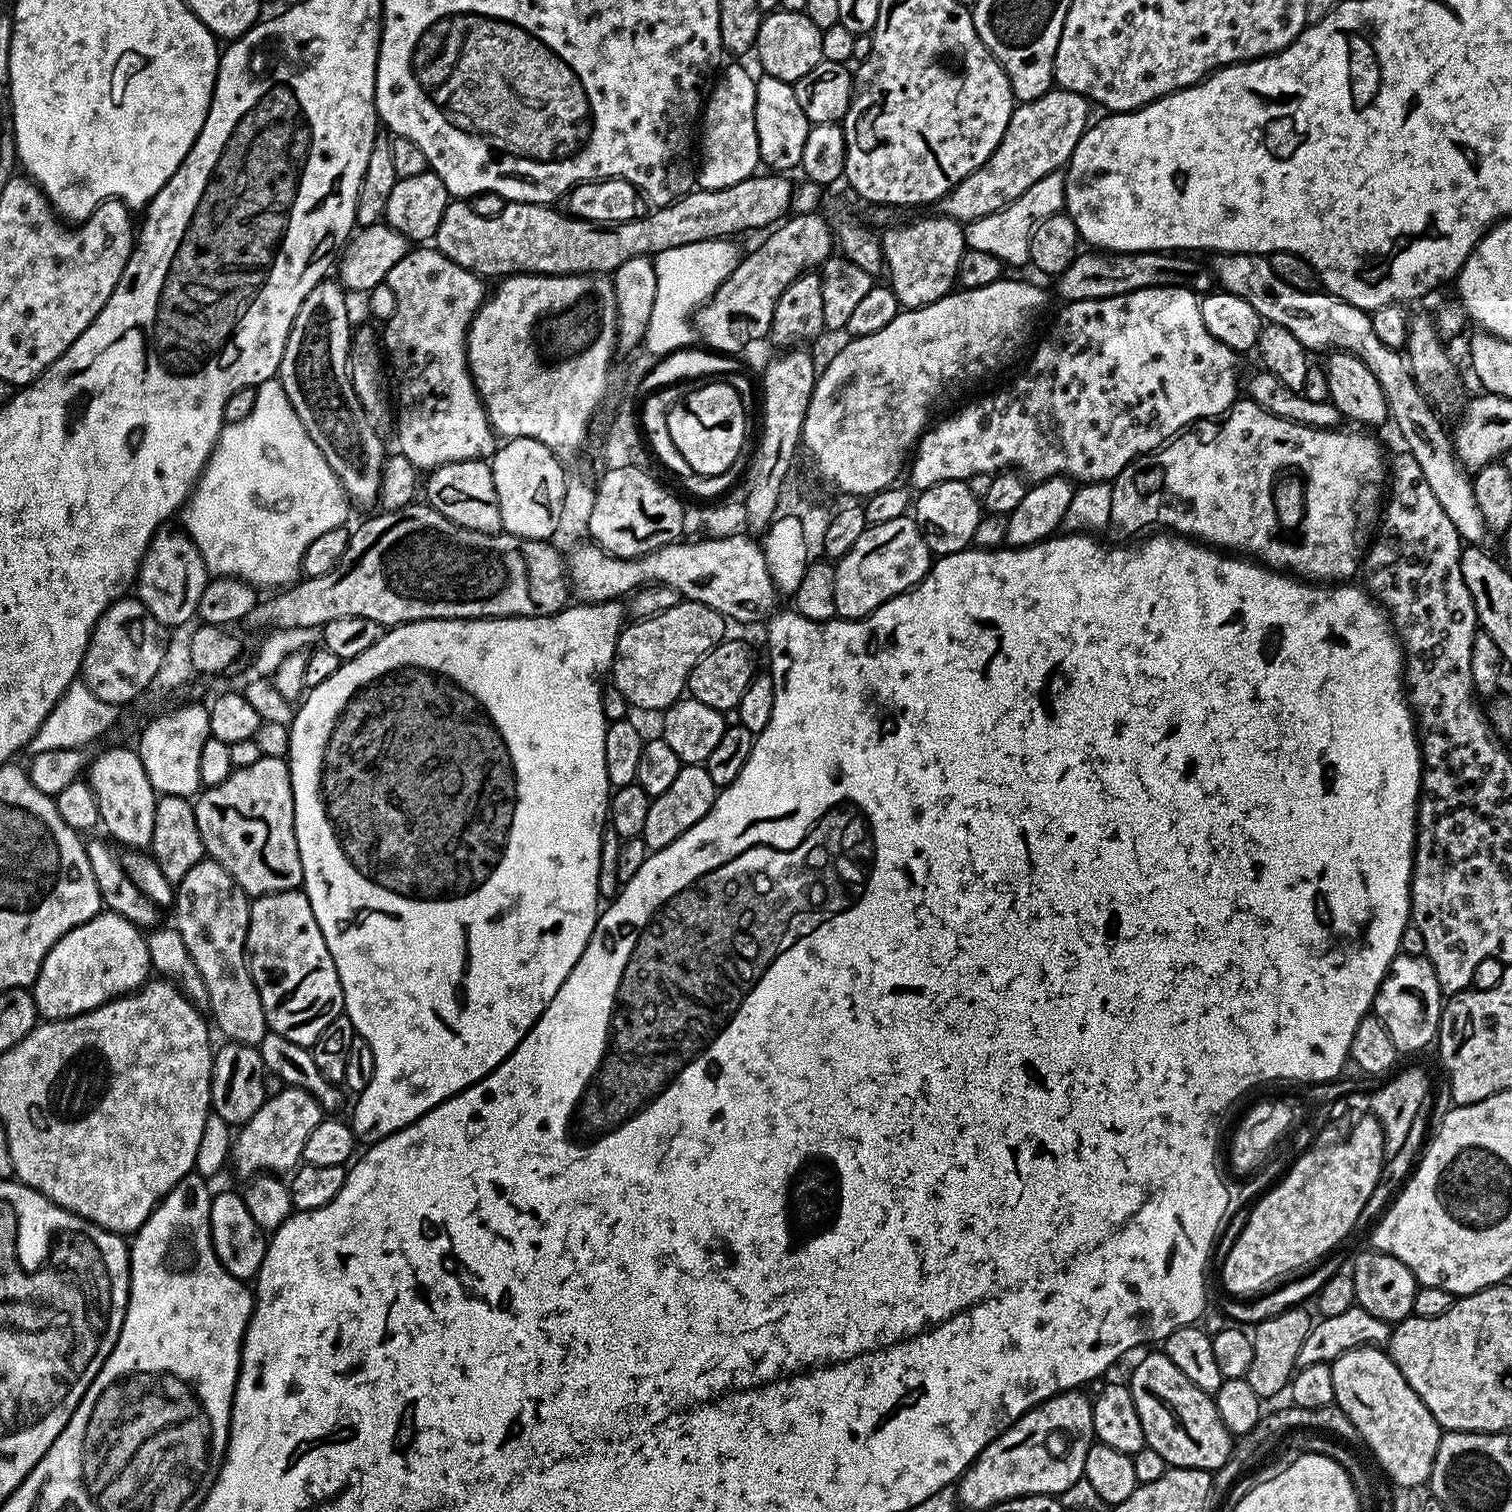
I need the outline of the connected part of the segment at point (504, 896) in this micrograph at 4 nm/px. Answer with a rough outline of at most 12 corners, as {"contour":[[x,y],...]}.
{"contour":[[619,599],[419,620],[288,729],[361,1145],[594,930]]}

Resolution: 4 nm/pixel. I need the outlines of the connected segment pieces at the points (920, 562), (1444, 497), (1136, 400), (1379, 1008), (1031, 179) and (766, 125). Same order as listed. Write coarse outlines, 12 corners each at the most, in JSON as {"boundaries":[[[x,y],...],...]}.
{"boundaries":[[[911,515],[871,525],[836,564],[836,616],[921,584],[934,554]],[[1268,256],[1211,257],[1215,283],[1313,353],[1378,378],[1391,423],[1468,546],[1490,525],[1453,437],[1371,315],[1286,286]],[[1197,293],[1063,305],[916,490],[1111,482],[1236,403]],[[1397,954],[1374,1014],[1400,1054],[1437,1039],[1442,993],[1428,957]],[[1088,97],[1017,103],[994,154],[938,201],[967,226],[1061,171]],[[756,81],[761,165],[799,169],[810,125],[795,87]]]}

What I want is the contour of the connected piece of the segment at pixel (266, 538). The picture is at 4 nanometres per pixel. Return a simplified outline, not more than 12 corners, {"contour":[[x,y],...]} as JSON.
{"contour":[[294,406],[225,424],[182,509],[213,577],[301,575],[349,497]]}

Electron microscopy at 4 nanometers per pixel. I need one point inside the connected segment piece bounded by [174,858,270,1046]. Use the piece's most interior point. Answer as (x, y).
(211, 910)

